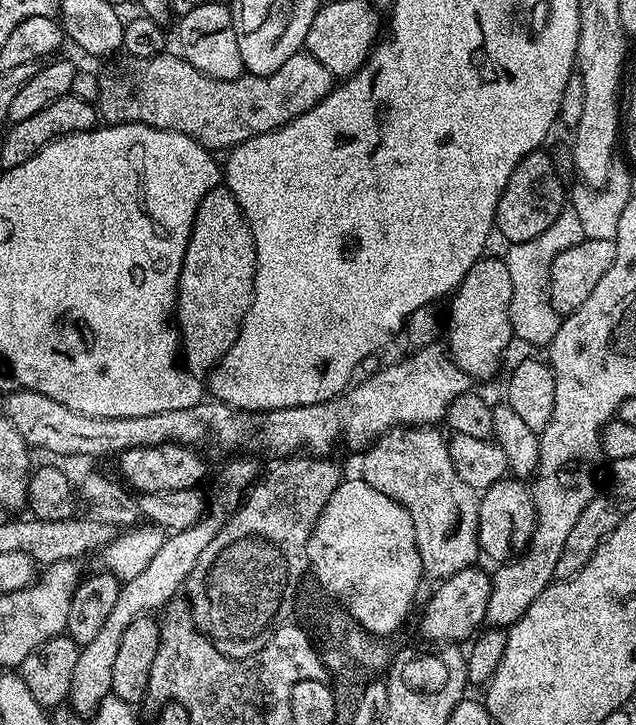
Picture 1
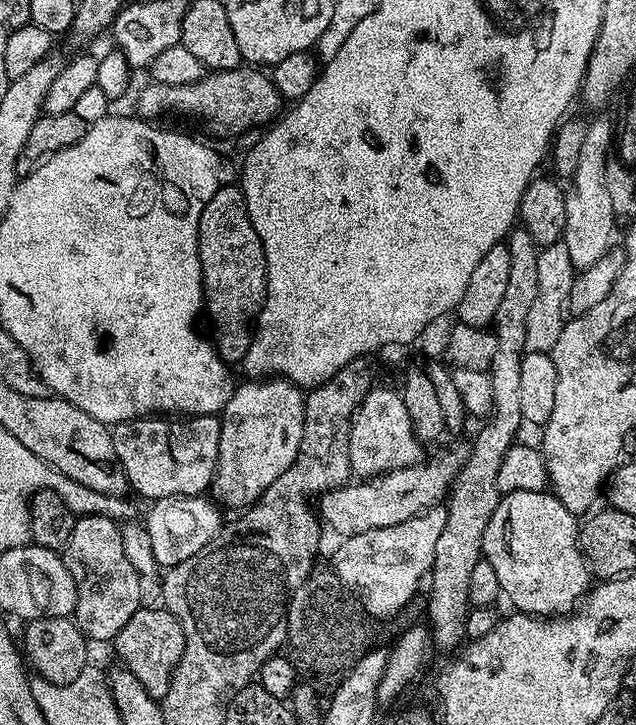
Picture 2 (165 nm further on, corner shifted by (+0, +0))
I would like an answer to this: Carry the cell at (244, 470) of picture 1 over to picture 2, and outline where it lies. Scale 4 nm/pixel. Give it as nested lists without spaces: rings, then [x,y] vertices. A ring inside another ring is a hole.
[[[283,377],[244,383],[244,386],[233,389],[230,402],[220,414],[218,462],[210,489],[211,495],[221,505],[229,504],[240,509],[257,503],[270,482],[286,474],[298,458],[305,400],[305,393]]]

